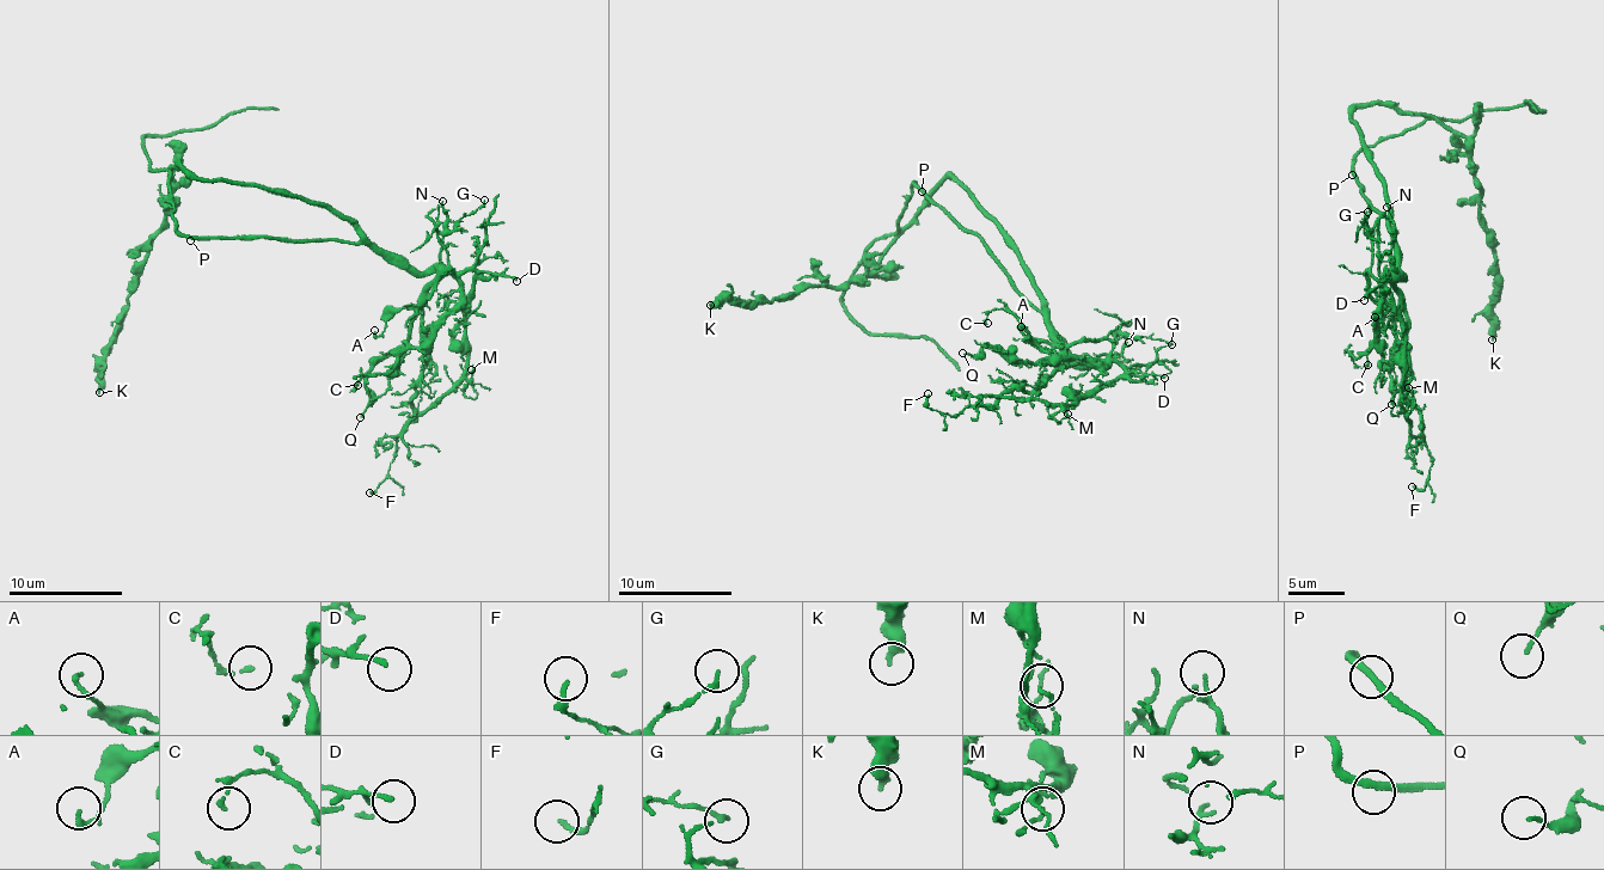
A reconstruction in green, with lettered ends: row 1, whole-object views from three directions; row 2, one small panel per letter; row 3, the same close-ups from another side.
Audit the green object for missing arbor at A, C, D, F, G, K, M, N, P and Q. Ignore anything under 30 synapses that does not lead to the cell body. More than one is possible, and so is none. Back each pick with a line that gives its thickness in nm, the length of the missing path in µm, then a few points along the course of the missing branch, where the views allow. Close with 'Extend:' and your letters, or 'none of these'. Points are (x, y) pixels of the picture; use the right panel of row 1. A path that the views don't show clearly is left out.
Extend: none of these

